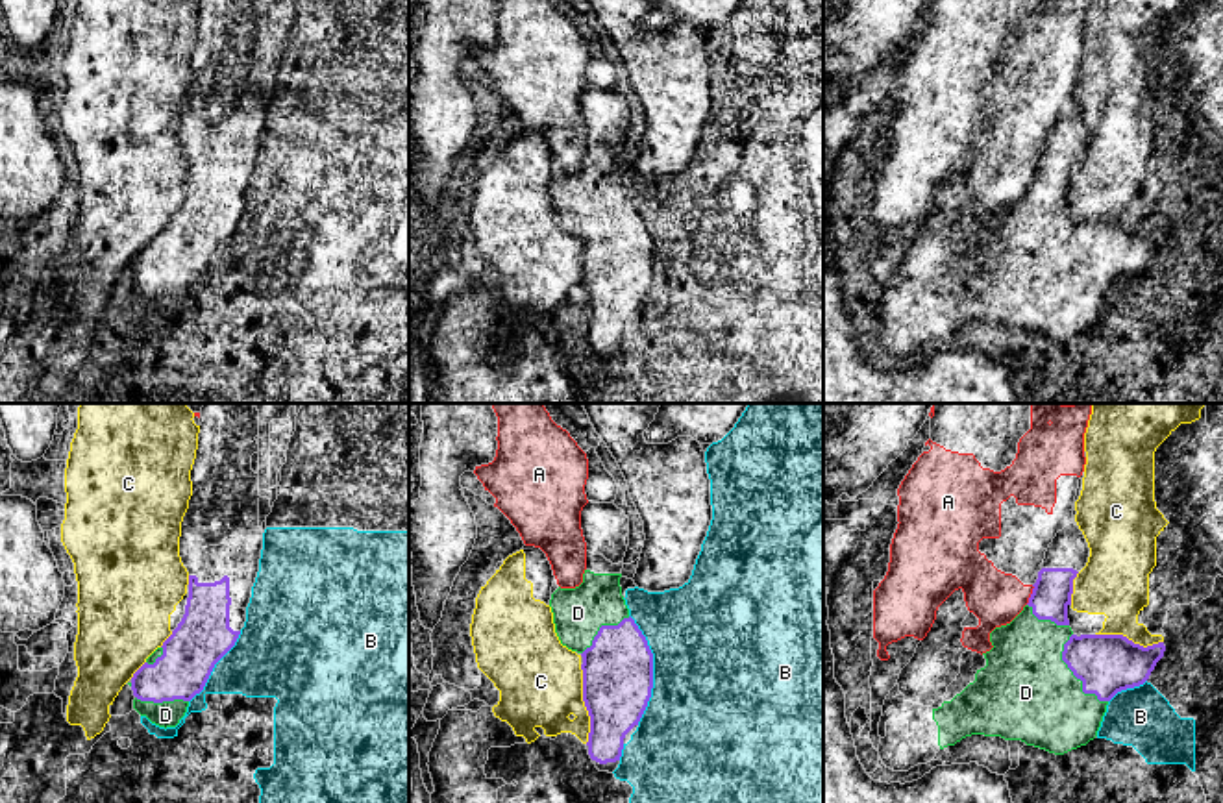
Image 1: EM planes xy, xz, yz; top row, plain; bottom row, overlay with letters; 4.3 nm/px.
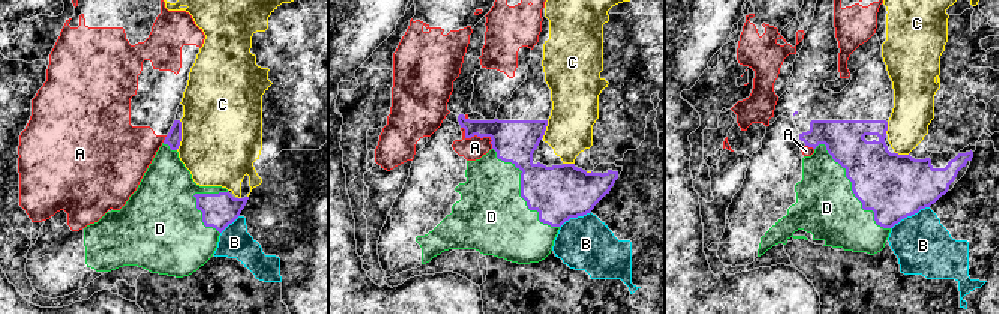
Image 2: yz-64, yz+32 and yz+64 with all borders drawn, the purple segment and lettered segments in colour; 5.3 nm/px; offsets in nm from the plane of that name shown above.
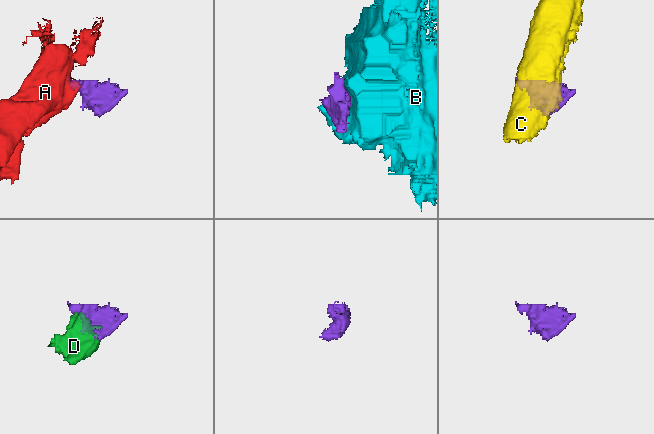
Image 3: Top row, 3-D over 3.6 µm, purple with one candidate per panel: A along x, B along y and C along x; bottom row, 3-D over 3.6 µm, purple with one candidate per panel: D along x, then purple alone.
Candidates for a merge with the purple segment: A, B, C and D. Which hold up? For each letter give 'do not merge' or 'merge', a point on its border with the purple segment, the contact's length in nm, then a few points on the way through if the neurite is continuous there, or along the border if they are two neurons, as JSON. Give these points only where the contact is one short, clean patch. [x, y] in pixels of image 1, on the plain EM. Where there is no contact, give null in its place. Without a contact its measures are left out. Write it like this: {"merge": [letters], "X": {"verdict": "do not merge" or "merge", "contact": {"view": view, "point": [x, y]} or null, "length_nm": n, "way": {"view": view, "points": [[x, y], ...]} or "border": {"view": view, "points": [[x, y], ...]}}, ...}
{"merge": ["D"], "A": {"verdict": "do not merge", "contact": {"view": "yz", "point": [1031, 180]}, "length_nm": 90, "border": {"view": "yz", "points": [[1033, 171], [1025, 189]]}}, "B": {"verdict": "do not merge", "contact": {"view": "xz", "point": [652, 256]}, "length_nm": 480}, "C": {"verdict": "do not merge", "contact": {"view": "xz", "point": [585, 289]}, "length_nm": 340}, "D": {"verdict": "merge", "contact": {"view": "yz", "point": [1074, 259]}, "length_nm": 340}}

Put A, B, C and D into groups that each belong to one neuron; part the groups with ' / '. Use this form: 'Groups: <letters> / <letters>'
Groups: A / B / C / D

